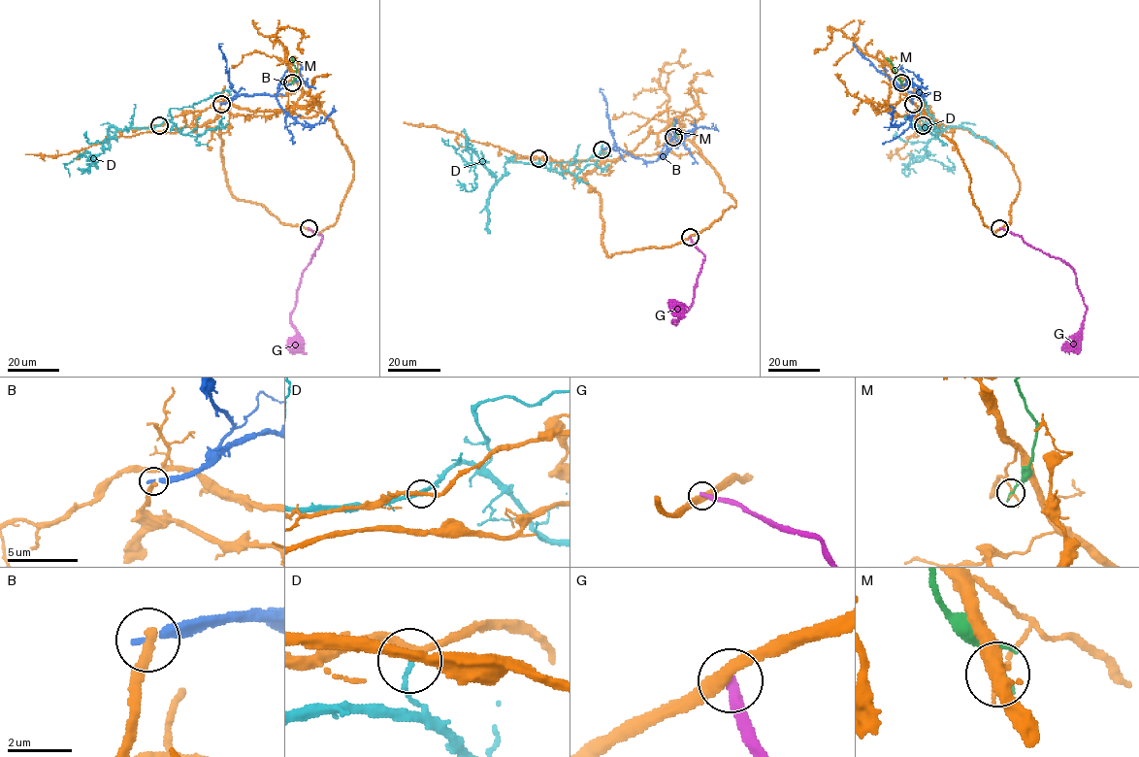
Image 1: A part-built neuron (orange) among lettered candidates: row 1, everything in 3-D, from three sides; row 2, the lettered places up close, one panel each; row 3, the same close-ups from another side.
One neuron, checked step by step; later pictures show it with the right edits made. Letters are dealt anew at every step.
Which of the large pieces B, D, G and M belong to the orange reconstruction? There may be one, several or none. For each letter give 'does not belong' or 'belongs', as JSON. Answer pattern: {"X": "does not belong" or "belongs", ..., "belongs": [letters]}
{"B": "does not belong", "D": "does not belong", "G": "does not belong", "M": "does not belong", "belongs": []}

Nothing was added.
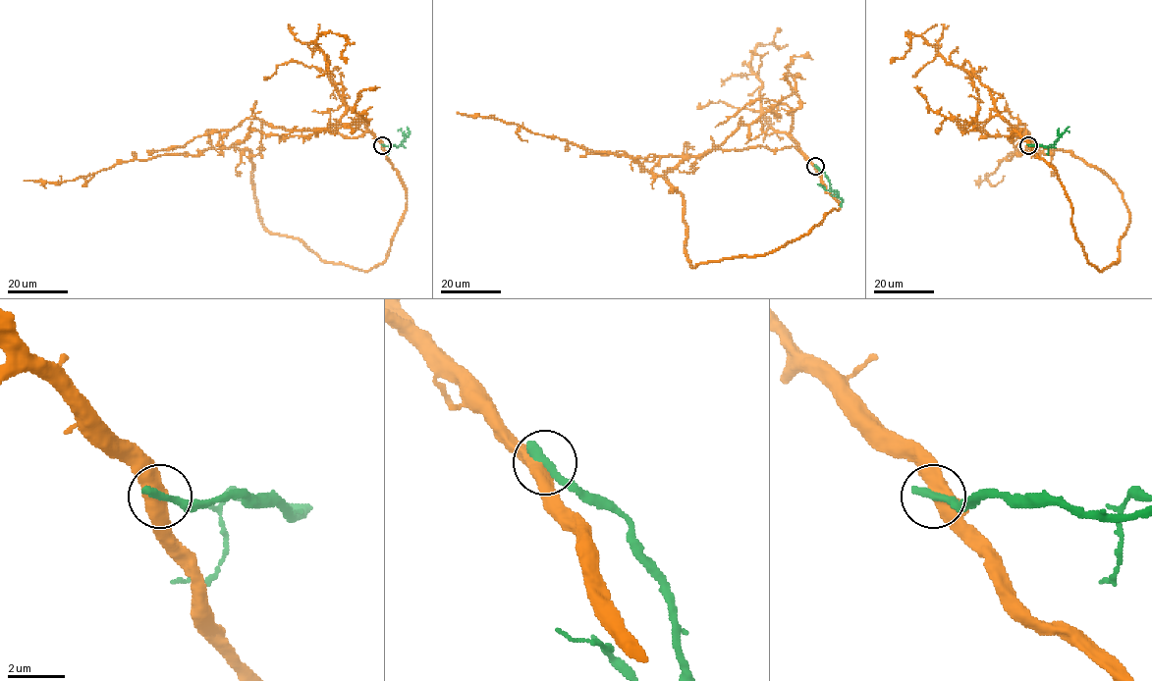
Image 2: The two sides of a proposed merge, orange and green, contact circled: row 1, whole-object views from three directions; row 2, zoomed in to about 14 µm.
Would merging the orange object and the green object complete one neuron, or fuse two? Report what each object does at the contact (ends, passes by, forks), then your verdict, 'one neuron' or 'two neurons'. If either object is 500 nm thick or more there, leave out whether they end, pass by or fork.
two neurons

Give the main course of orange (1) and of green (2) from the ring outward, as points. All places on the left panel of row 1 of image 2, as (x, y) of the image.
1: (382, 144), (369, 131), (348, 138), (244, 119), (219, 148), (196, 155), (119, 162), (59, 183), (24, 181)
2: (382, 144), (398, 147), (408, 134), (408, 126)

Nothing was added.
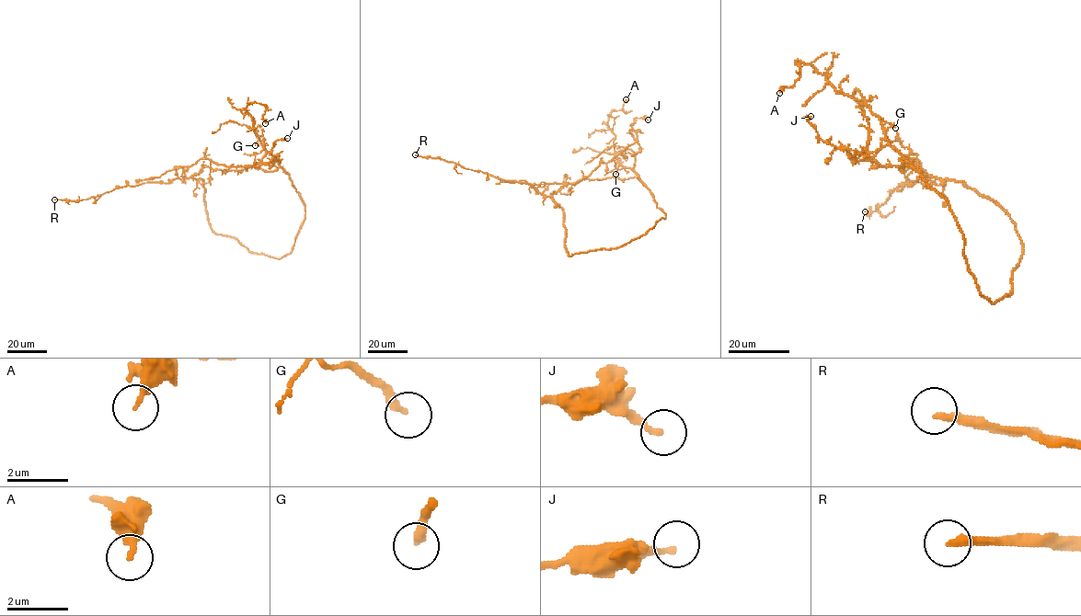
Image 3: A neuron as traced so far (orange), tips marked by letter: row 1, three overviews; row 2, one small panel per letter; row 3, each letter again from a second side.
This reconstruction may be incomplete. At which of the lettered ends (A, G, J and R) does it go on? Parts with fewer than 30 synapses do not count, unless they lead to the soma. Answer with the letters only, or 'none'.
R

